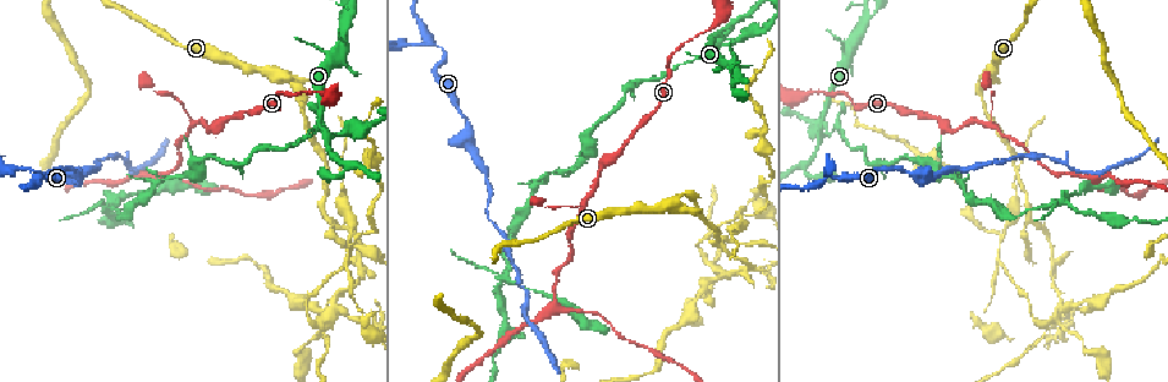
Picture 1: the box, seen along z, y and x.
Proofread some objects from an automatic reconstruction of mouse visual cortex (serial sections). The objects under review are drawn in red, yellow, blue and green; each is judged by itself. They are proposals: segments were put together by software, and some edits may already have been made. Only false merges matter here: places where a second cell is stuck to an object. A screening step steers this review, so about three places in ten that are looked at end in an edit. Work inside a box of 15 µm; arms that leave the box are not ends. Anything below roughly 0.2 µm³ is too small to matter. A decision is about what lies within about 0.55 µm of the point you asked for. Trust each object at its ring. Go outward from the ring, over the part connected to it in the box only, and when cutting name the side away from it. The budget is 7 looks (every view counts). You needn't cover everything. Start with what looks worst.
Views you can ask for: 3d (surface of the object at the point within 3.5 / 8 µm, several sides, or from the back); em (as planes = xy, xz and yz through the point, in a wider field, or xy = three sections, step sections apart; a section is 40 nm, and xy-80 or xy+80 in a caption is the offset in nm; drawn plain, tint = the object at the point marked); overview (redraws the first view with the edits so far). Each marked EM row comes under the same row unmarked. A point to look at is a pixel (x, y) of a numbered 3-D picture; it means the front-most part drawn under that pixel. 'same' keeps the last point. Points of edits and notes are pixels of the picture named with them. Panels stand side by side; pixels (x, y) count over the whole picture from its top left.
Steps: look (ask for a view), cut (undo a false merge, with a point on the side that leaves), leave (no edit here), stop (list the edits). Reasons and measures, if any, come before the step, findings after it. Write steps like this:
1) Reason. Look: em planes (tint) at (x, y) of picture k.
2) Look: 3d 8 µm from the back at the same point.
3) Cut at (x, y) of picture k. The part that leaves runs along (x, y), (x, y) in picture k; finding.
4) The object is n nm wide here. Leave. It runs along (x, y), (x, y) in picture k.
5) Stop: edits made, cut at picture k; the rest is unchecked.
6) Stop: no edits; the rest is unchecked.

Four arms meet. Look: 3d 3.5 µm at (331, 134) of picture 1.

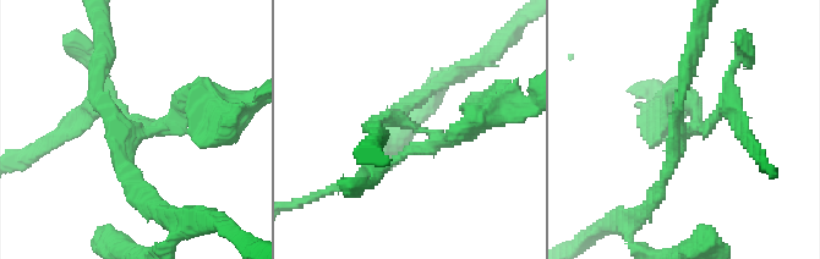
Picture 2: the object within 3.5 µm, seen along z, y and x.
4 arms meet here; the arms are 150, 150, 200, 200 nm wide. Look: em xy step 2 (tint) at (405, 121) of picture 2.

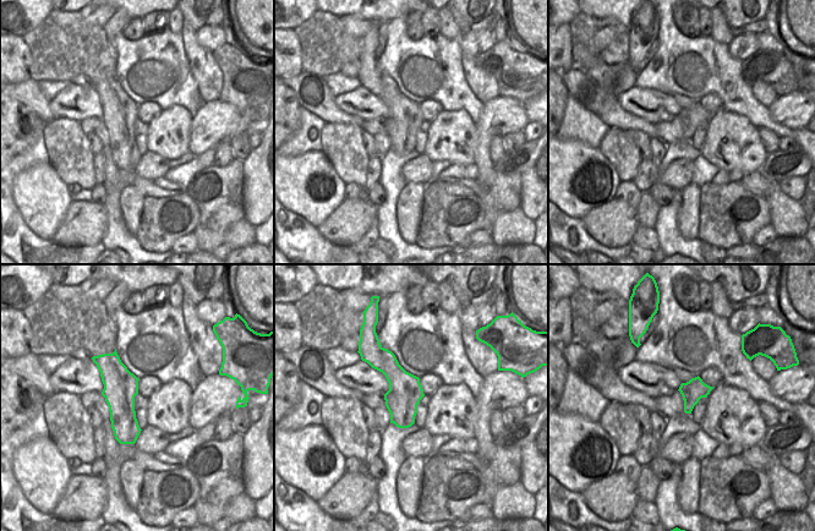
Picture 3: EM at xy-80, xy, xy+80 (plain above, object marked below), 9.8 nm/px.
Cut at (693, 99) of picture 2. The part that leaves runs along (692, 133), (726, 106), (736, 126) in picture 2; a second cell is stuck on.

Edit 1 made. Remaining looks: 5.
Look: overview.

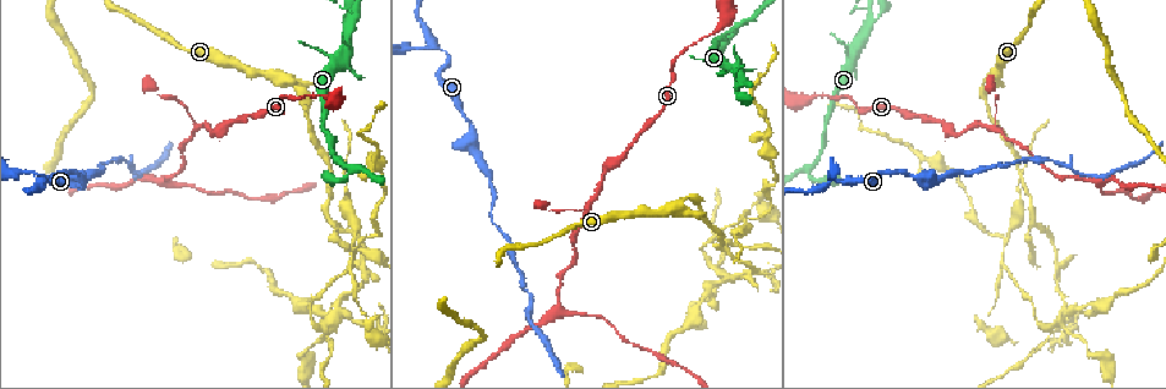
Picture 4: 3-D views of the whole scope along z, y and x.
Branch point. Look: 3d 3.5 µm at (44, 179) of picture 4.

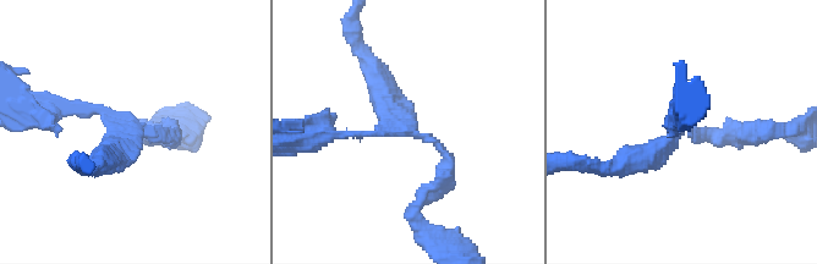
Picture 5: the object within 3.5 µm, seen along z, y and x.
3 arms meet here; the arms are 100, 200, 350 nm wide; now the EM. Look: em planes (tint) at (407, 127) of picture 5.

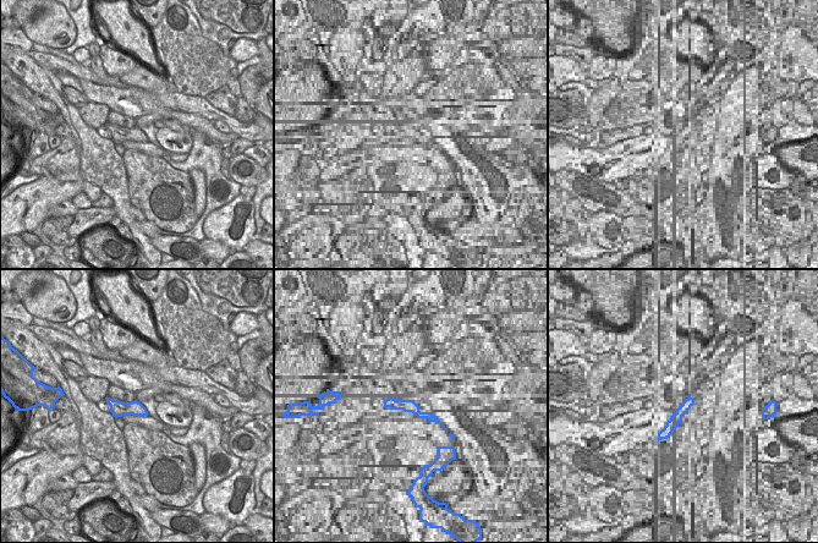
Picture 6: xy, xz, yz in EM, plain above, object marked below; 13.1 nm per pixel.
Look: em xy step 1 (tint) at the same point.

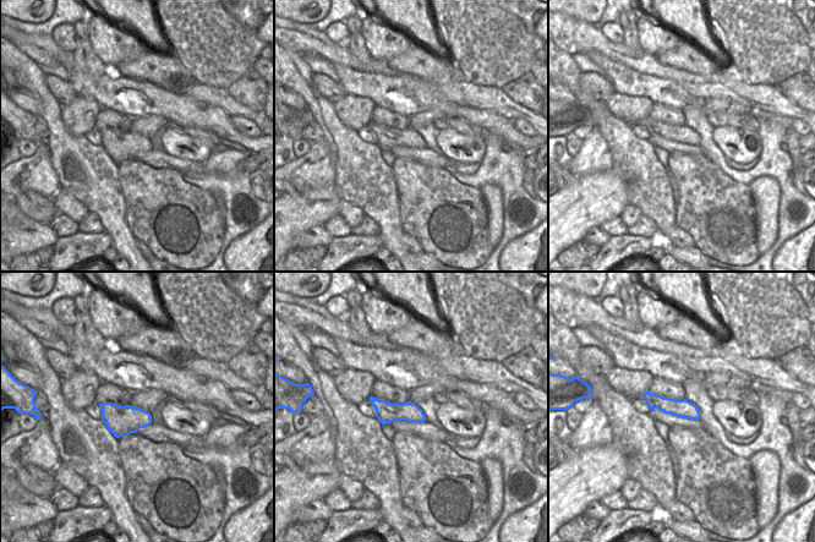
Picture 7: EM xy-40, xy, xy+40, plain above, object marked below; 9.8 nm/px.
Leave. It runs along (647, 395), (696, 415) in picture 7; all the same cell.

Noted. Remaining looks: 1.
Abrupt turn. Look: 3d 3.5 µm at (847, 98) of picture 4.

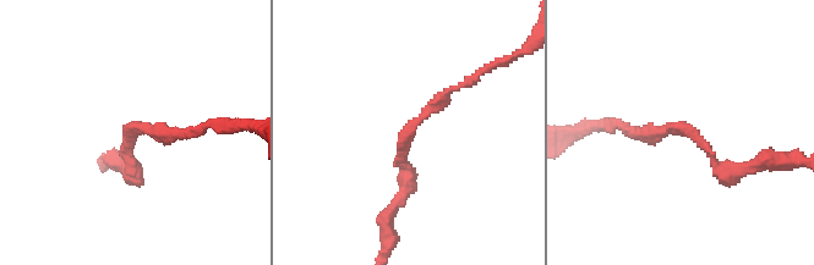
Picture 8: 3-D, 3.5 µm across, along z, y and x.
Leave. One cell here.

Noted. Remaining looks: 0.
Stop: edits made, cut at picture 2; the rest is unchecked.

